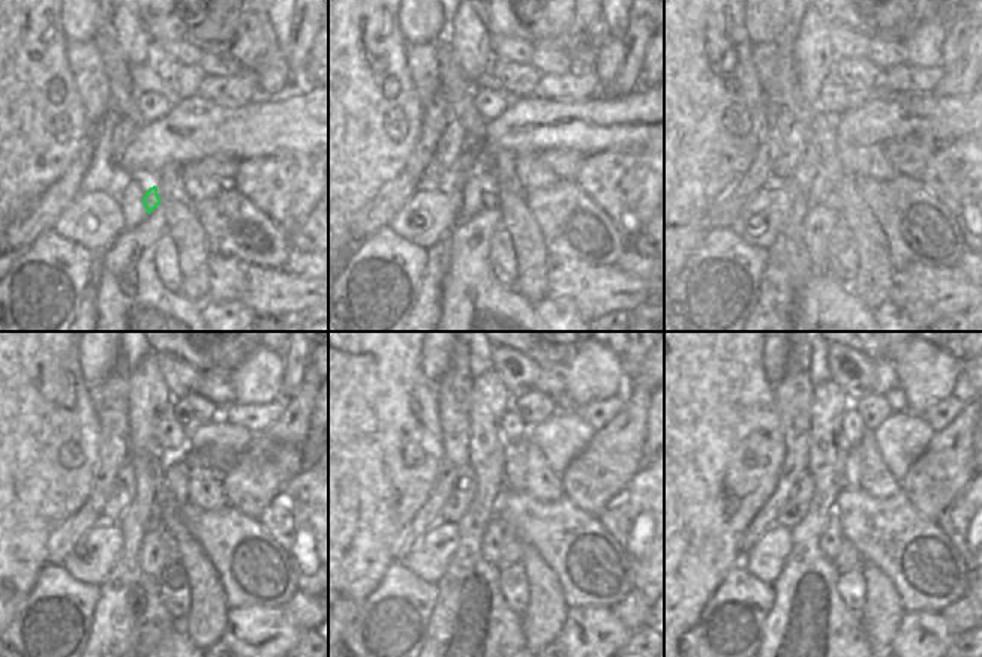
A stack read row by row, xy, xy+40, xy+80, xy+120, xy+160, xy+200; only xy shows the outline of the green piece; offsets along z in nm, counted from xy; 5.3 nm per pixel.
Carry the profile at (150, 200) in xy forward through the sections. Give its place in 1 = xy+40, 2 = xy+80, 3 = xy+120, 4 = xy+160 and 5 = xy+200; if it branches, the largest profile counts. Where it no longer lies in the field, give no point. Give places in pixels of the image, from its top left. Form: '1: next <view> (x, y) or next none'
1: next xy+40 (489, 200)
2: next xy+80 (832, 201)
3: next xy+120 (171, 546)
4: next xy+160 (511, 549)
5: next xy+200 (849, 558)

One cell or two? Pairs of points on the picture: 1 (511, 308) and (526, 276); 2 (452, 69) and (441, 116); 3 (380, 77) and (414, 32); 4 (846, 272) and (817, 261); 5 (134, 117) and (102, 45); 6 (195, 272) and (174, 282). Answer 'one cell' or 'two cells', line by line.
1: two cells
2: two cells
3: two cells
4: two cells
5: one cell
6: two cells

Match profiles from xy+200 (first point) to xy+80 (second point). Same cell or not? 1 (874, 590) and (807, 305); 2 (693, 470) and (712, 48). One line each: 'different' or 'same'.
1: different
2: same

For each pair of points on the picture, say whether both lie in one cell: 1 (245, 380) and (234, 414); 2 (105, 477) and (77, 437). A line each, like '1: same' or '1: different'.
1: different
2: different

